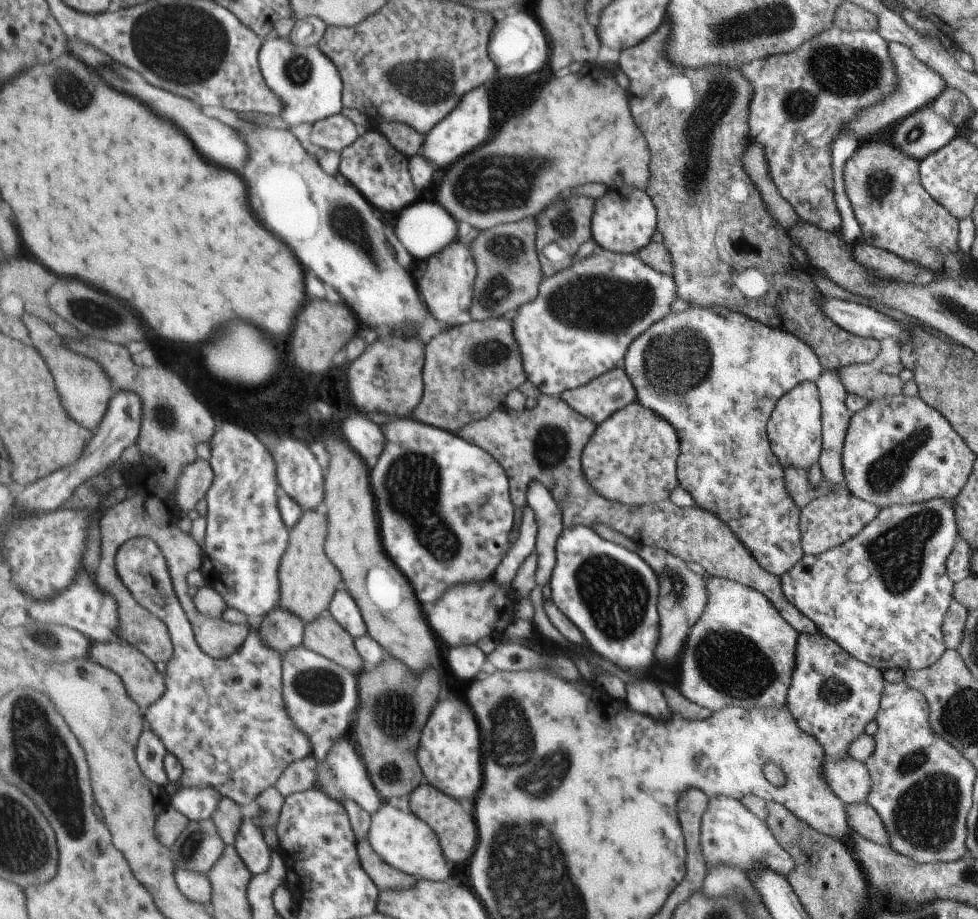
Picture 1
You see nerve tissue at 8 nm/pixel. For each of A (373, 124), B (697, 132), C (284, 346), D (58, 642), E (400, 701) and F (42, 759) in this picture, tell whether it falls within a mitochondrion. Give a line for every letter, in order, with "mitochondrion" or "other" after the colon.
A: other
B: mitochondrion
C: other
D: mitochondrion
E: mitochondrion
F: mitochondrion

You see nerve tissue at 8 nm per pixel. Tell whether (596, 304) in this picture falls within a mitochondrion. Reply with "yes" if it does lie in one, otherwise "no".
yes

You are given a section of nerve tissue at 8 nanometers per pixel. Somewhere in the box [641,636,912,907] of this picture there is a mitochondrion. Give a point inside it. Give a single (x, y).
(833, 691)

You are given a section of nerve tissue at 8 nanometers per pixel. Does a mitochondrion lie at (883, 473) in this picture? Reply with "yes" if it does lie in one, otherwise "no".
yes

